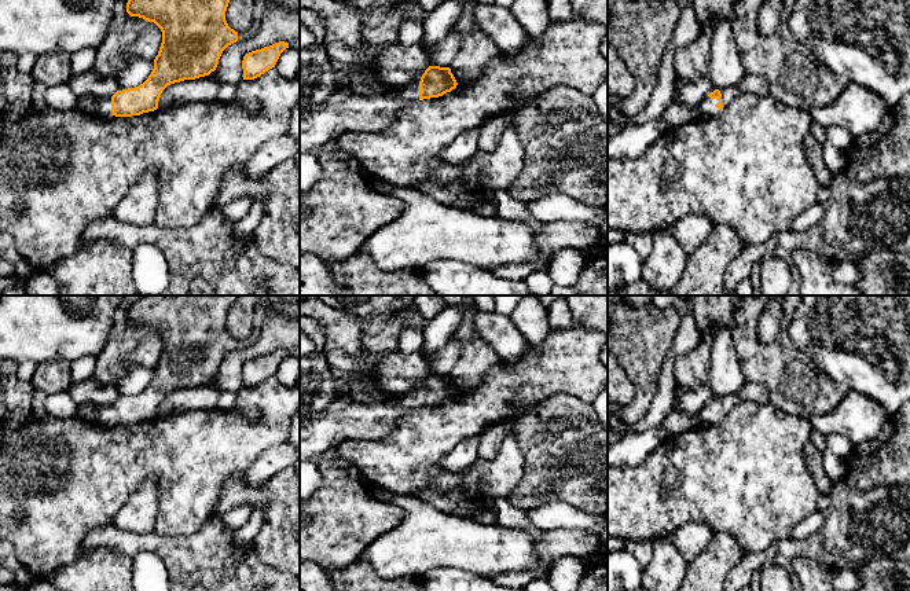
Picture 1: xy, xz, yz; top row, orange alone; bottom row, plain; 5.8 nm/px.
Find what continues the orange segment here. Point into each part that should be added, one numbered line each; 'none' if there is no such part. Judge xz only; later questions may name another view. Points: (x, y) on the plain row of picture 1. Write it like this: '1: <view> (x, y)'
1: xz (342, 419)

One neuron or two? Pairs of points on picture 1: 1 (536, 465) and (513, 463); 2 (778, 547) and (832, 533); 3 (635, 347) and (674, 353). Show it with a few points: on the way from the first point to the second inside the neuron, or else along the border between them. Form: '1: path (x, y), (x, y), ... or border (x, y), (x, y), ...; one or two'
1: border (523, 451), (523, 476), (510, 494); two
2: path (792, 547), (818, 546); one
3: border (681, 322), (657, 382); two

